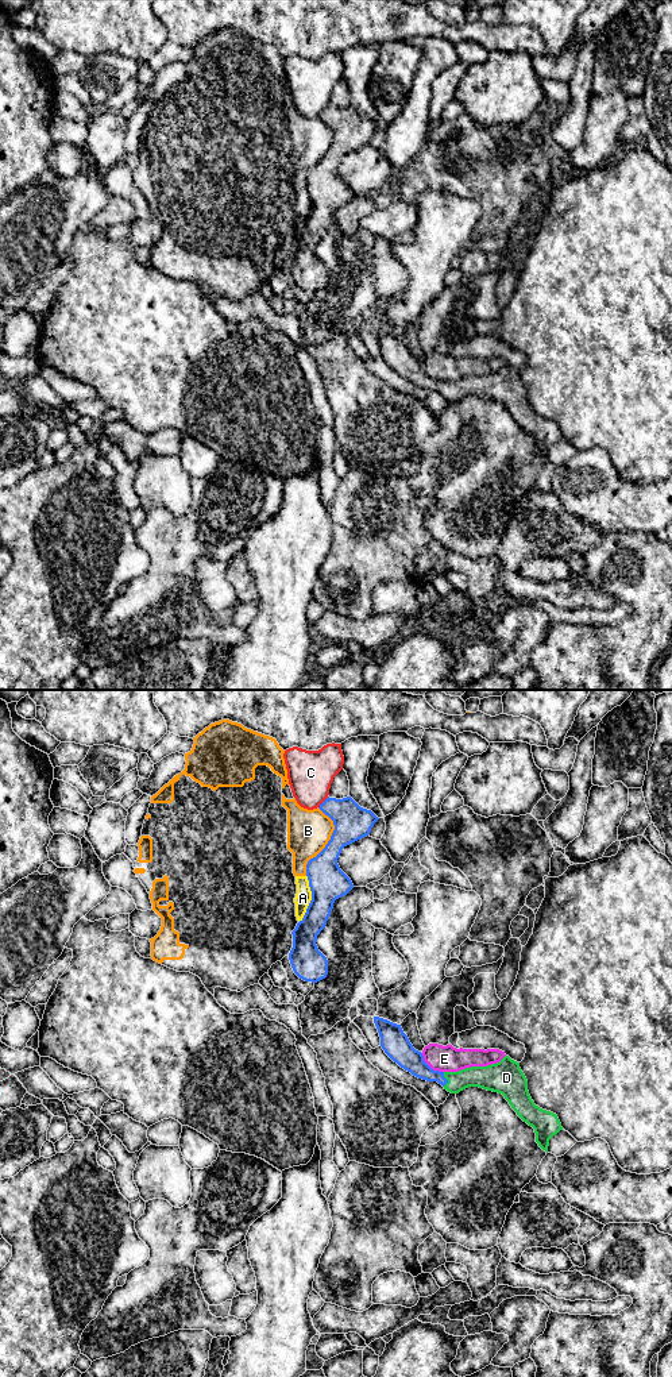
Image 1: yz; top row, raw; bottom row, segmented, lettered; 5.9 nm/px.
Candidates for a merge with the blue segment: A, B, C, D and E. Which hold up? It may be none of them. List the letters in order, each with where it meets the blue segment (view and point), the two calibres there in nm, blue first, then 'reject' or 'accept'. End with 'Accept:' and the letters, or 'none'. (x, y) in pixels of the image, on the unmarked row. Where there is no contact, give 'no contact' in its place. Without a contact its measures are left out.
A: yz (312, 208) | 220/100 nm | reject
B: yz (328, 151) | 220/260 nm | reject
C: yz (323, 111) | 220/280 nm | reject
D: yz (445, 388) | 140/140 nm | accept
E: yz (429, 375) | 160/160 nm | reject
Accept: D

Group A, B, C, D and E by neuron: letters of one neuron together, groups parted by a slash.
A B / C / D / E

